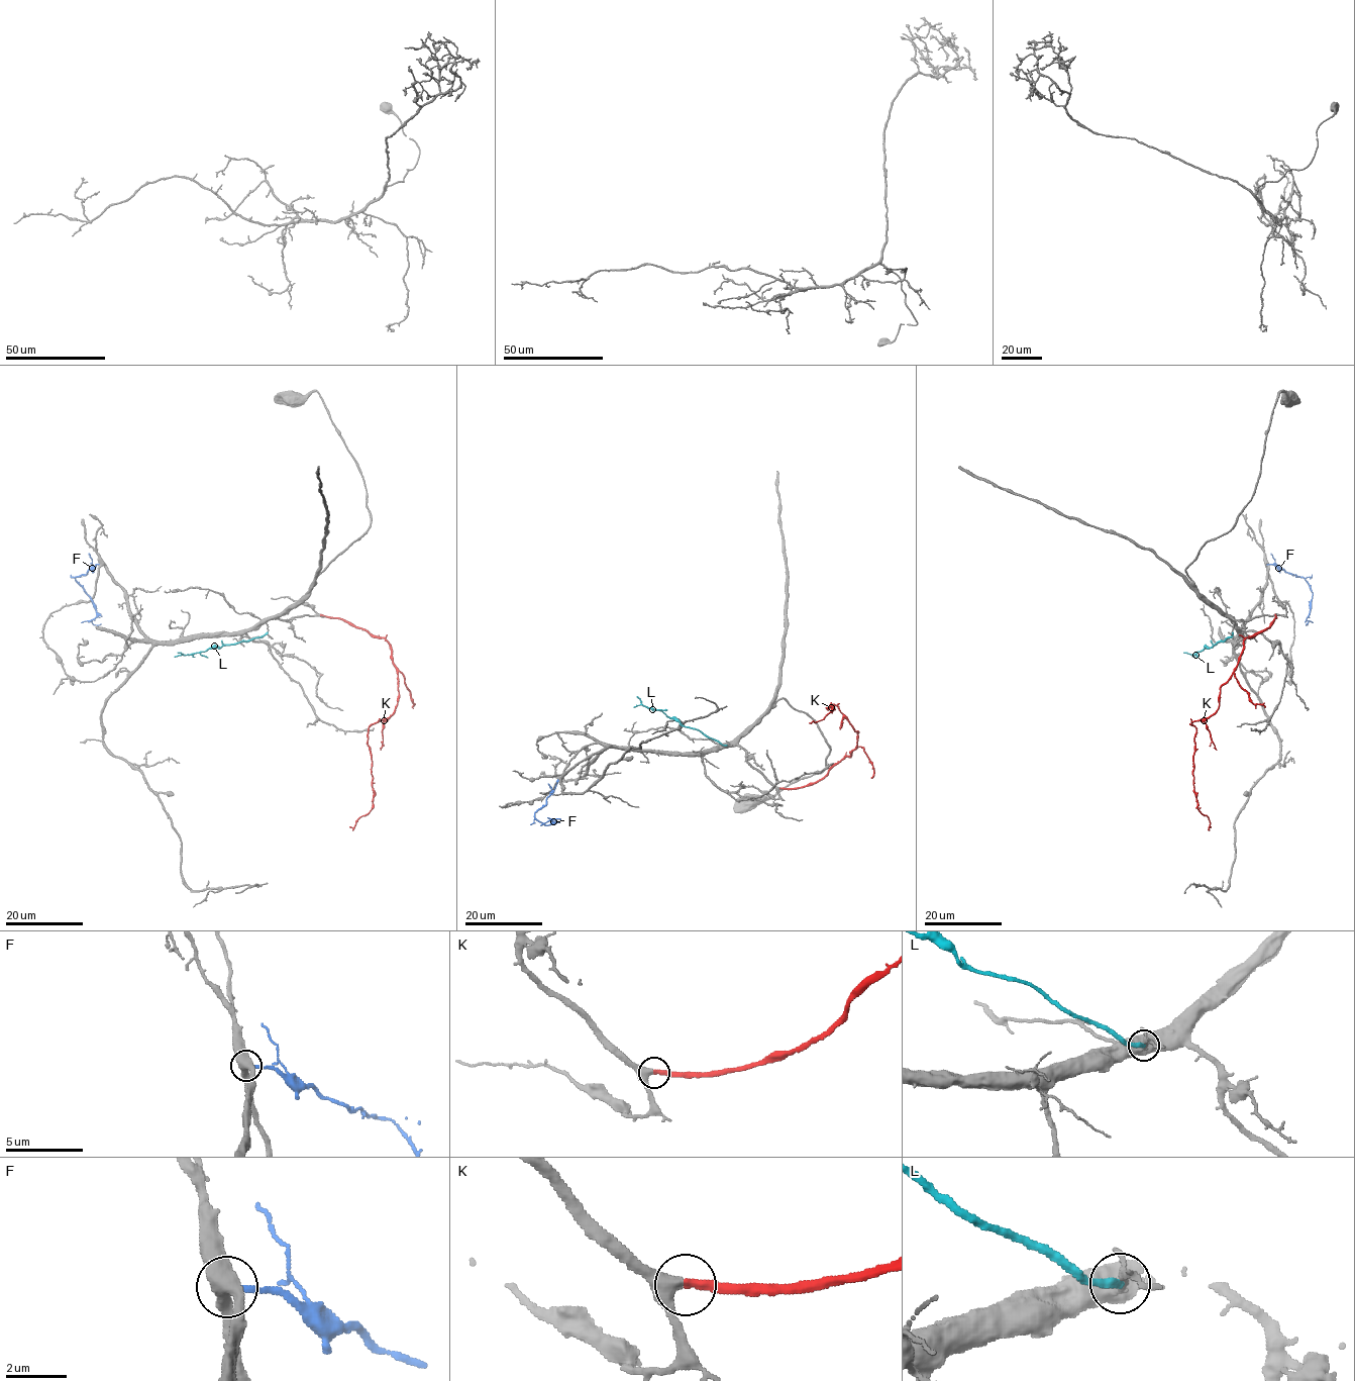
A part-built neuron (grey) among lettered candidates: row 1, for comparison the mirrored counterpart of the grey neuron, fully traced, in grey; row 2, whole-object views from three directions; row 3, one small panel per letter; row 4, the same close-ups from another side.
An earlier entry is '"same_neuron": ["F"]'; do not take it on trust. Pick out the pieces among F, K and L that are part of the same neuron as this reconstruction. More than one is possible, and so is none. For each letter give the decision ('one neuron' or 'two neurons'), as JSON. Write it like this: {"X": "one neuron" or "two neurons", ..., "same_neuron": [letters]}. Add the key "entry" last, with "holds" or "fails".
{"F": "two neurons", "K": "one neuron", "L": "two neurons", "same_neuron": ["K"], "entry": "fails"}

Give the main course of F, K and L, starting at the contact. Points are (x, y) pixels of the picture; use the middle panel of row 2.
F: (557, 779), (546, 804), (534, 817), (544, 825), (560, 819)
K: (779, 788), (819, 781), (856, 749), (857, 732), (838, 707), (831, 704), (809, 722)
L: (726, 746), (697, 729), (684, 726), (659, 710), (641, 704), (634, 707)

